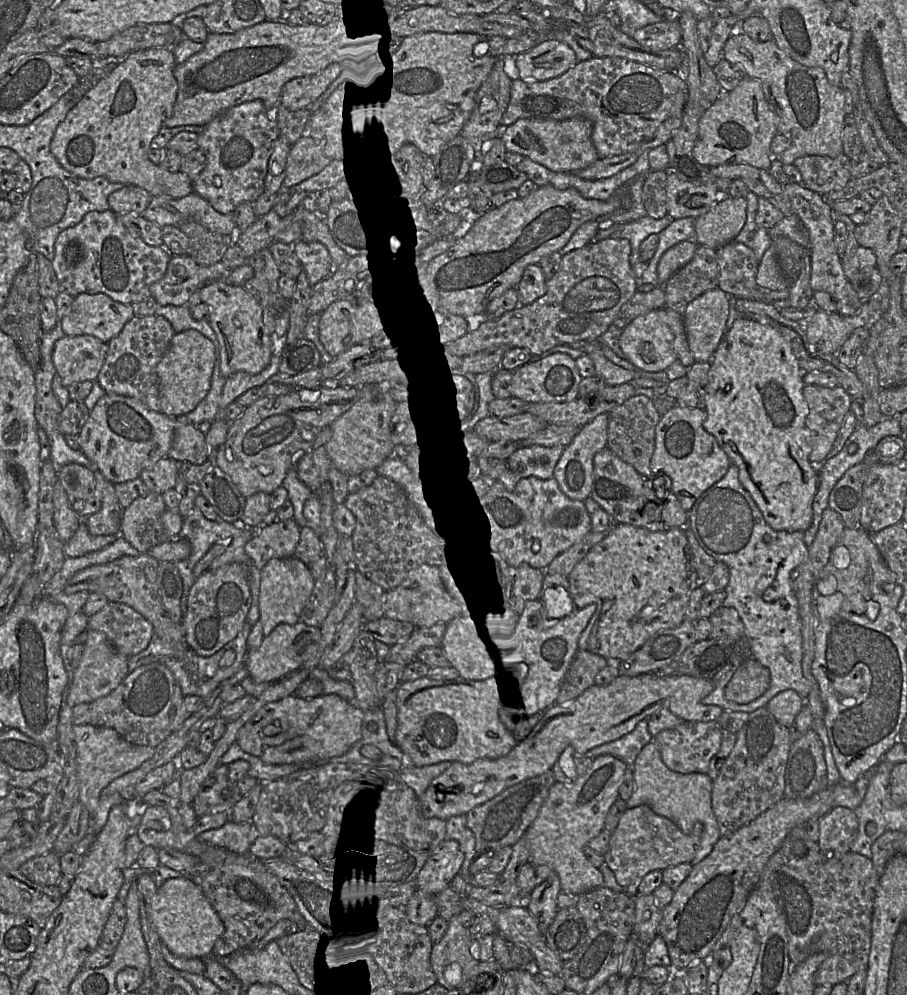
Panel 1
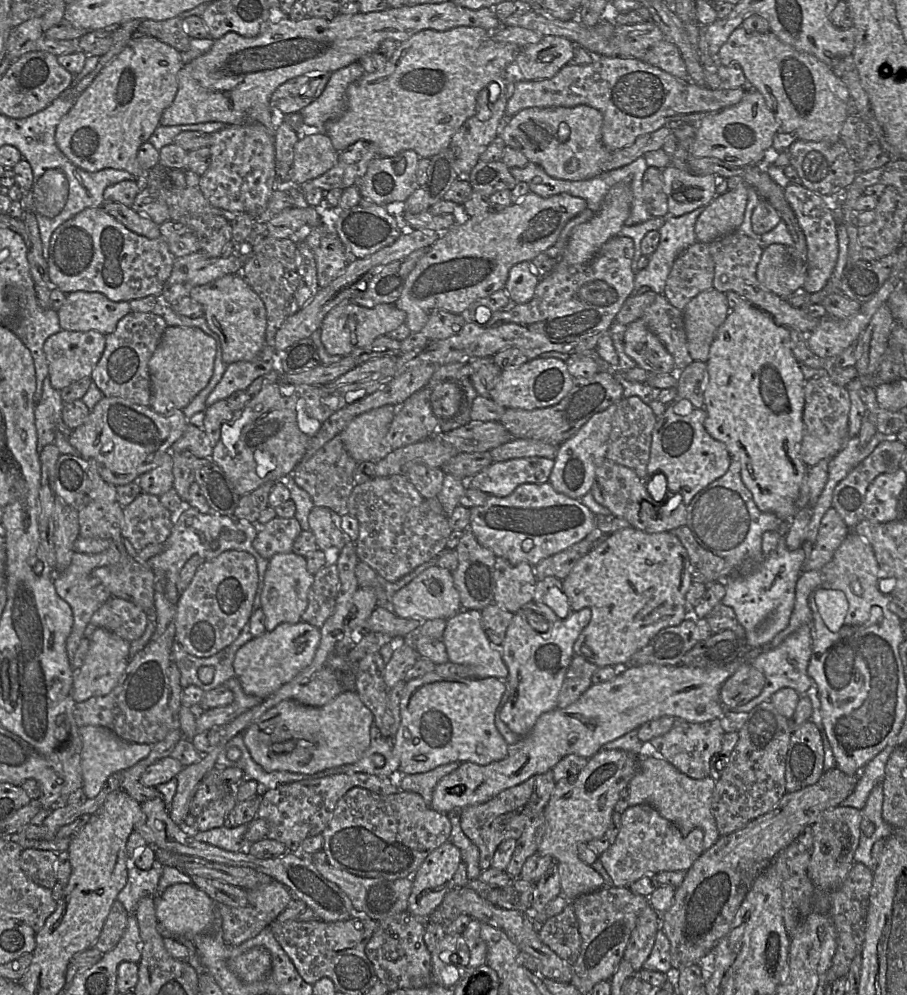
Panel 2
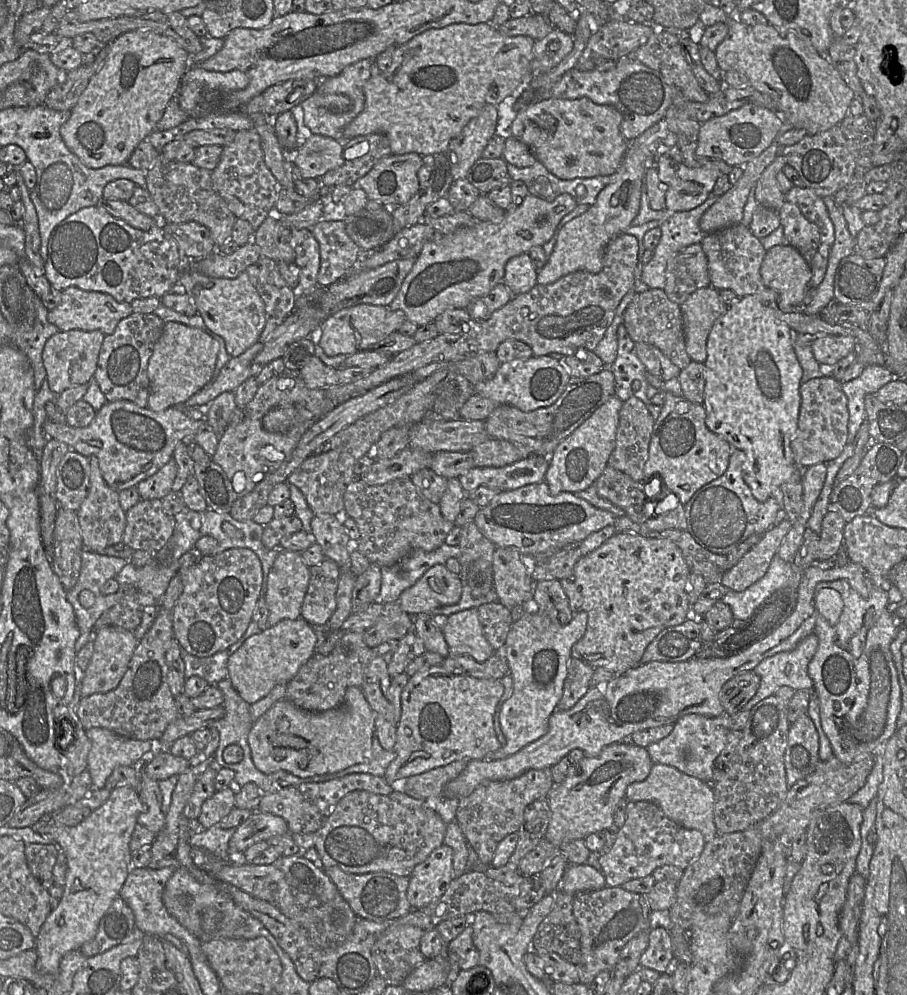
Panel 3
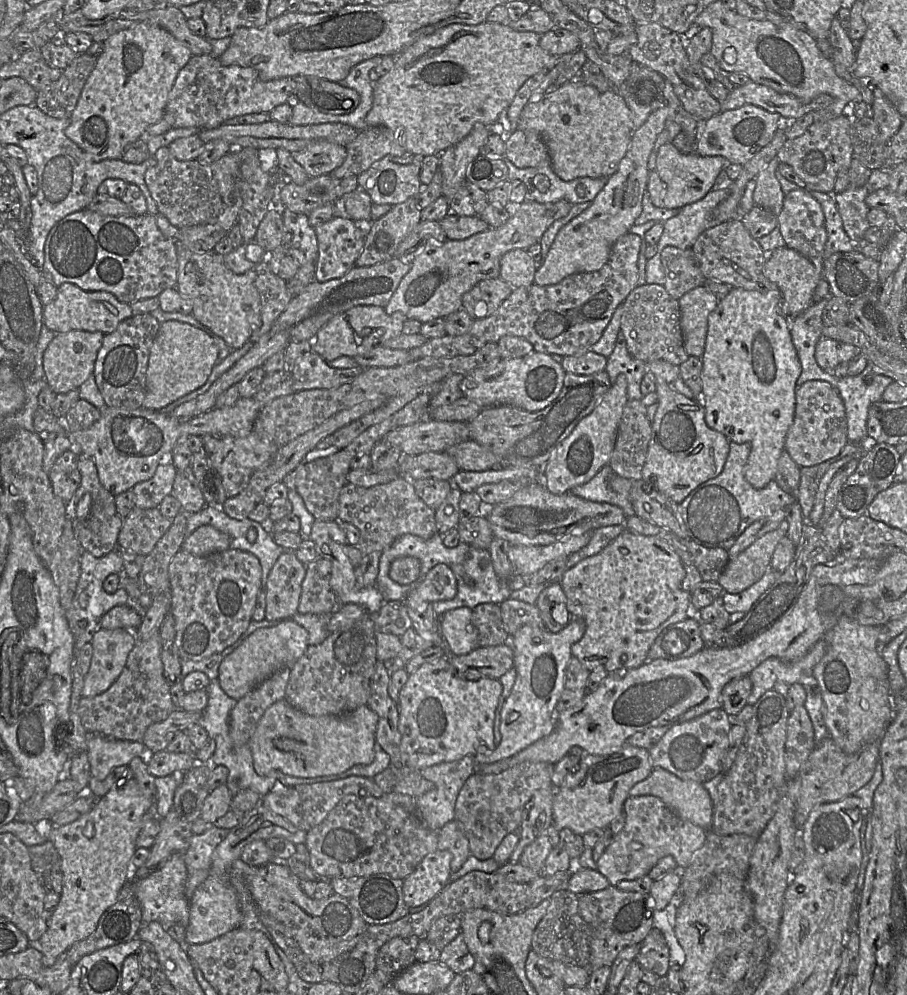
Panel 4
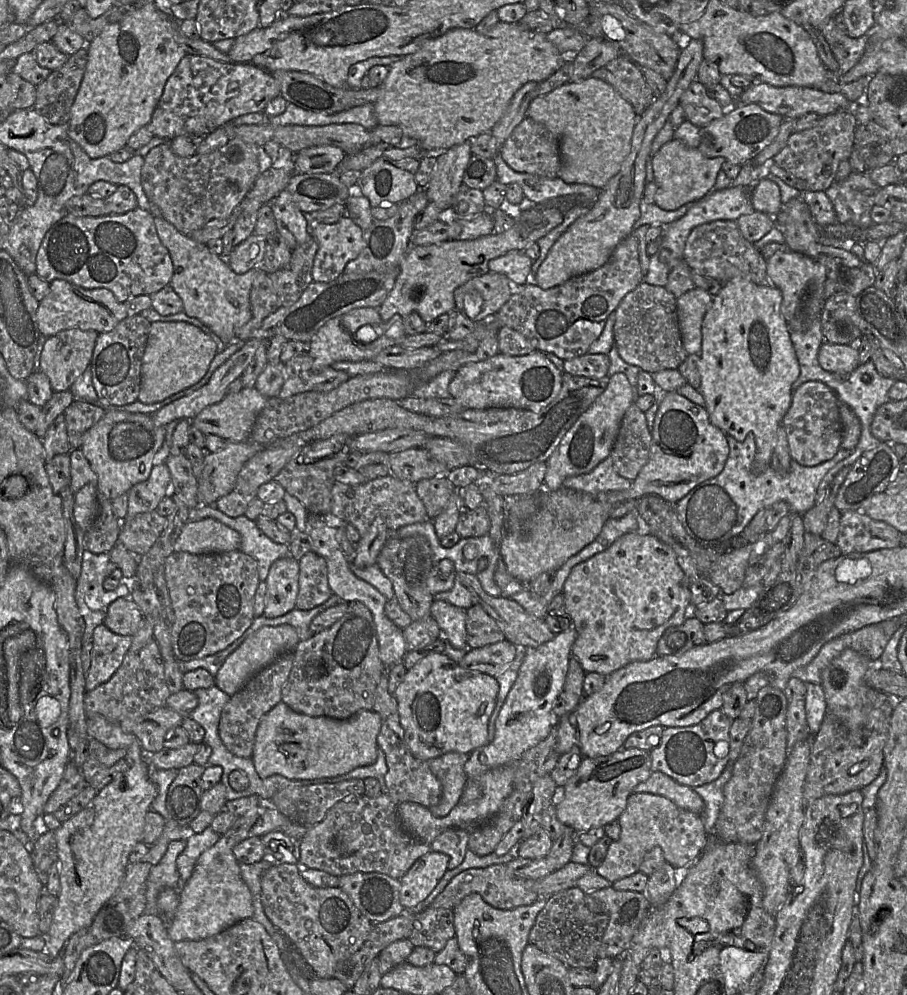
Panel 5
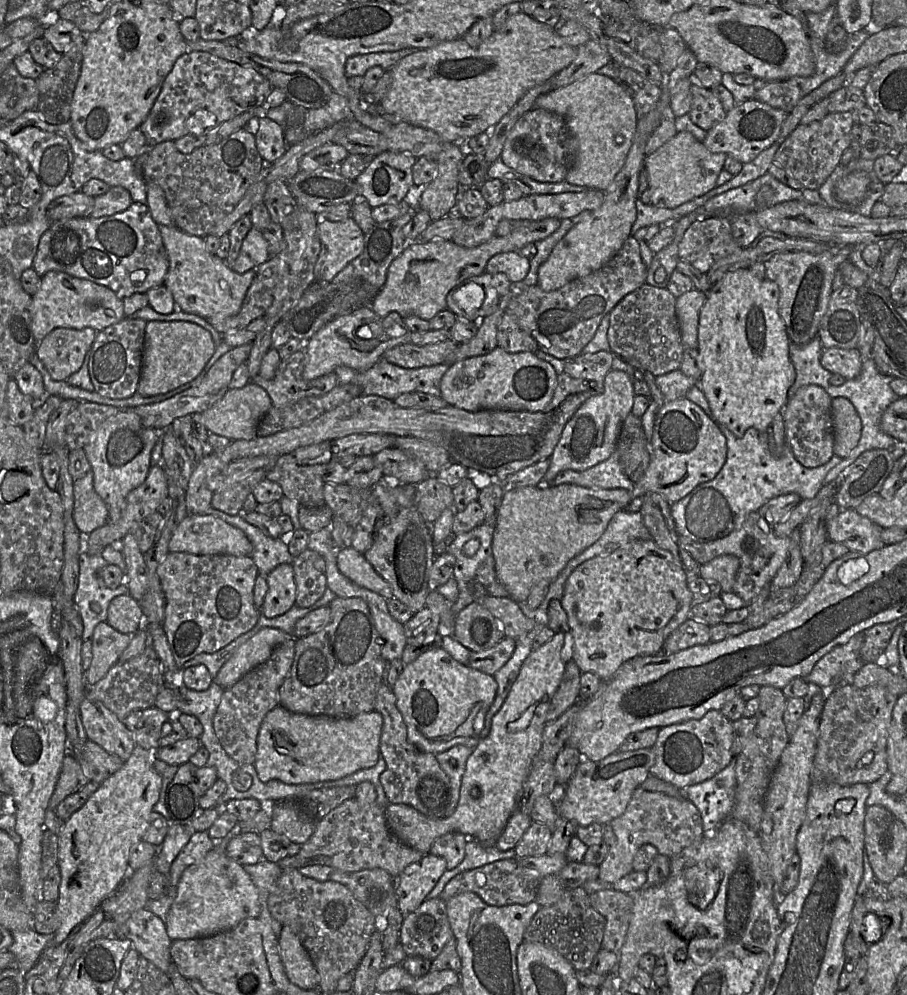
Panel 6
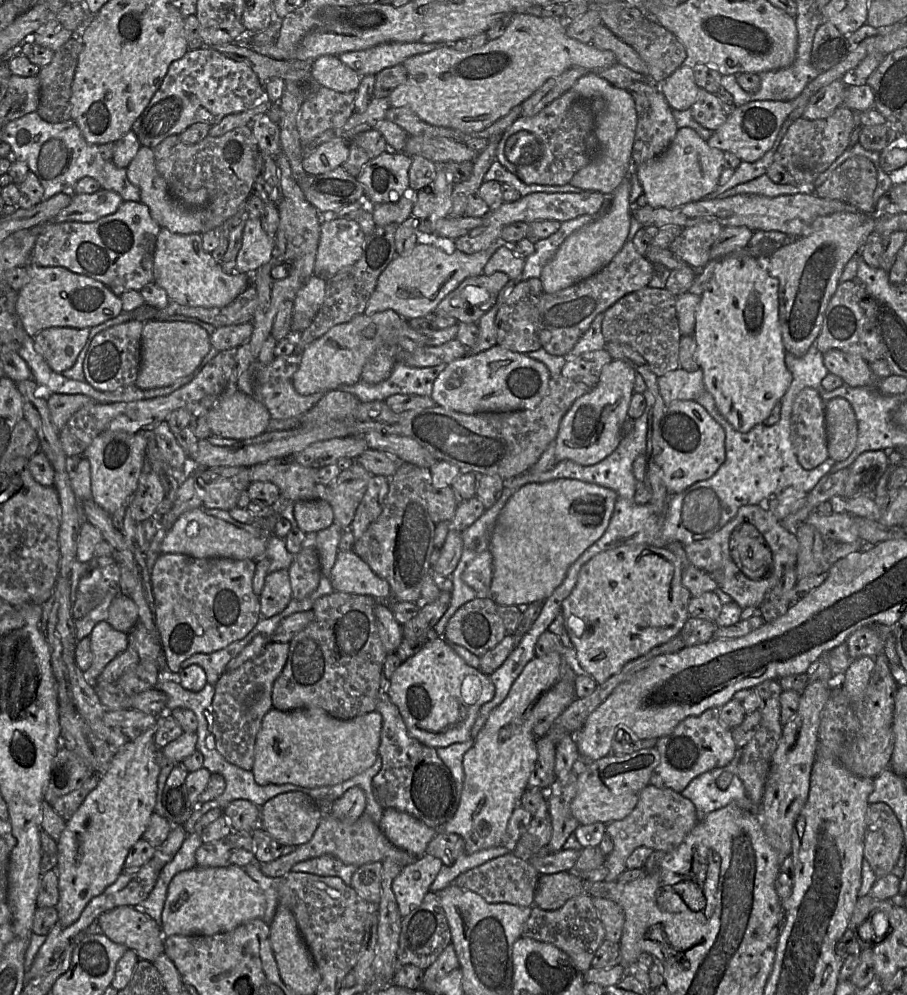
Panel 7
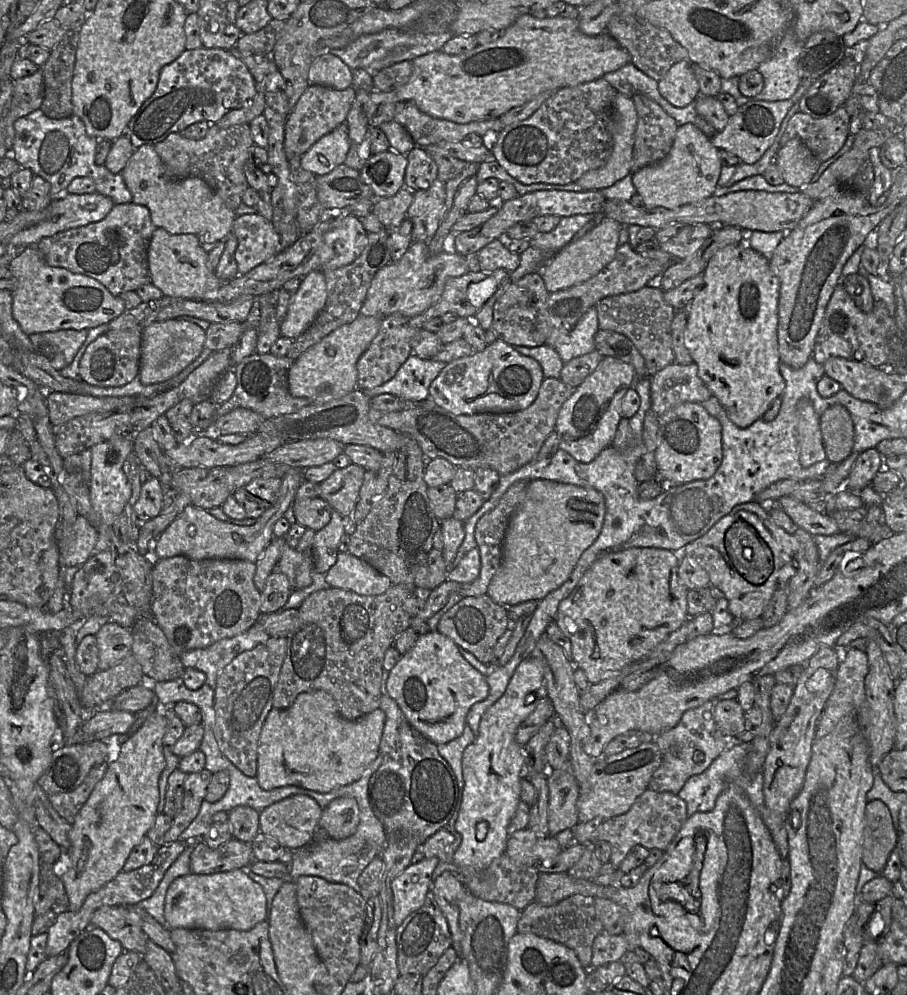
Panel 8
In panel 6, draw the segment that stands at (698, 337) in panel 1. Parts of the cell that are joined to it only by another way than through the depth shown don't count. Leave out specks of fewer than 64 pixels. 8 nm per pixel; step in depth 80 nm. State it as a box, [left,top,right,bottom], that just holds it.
[675,289,706,348]

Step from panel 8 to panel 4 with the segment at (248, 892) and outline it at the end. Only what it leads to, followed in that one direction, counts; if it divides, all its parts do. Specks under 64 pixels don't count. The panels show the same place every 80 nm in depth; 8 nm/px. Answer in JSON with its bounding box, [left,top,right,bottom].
[186,803,307,944]

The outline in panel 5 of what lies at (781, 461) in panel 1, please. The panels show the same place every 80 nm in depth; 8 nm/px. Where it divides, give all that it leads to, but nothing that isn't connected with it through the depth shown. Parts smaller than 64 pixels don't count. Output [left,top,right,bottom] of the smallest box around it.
[698,278,800,475]

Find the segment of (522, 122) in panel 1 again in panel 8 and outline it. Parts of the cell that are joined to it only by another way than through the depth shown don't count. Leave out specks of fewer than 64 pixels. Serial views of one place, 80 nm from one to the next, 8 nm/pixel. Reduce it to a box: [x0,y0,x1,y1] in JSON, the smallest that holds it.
[576,93,637,190]

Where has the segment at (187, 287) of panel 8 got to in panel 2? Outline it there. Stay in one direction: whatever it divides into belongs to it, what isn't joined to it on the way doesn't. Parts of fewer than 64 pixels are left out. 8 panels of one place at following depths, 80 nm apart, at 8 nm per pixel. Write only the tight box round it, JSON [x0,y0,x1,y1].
[189,274,266,365]

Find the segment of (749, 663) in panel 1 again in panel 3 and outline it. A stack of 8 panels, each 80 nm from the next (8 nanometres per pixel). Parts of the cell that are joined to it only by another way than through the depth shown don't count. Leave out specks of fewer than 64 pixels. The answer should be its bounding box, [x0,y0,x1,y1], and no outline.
[719,670,760,716]

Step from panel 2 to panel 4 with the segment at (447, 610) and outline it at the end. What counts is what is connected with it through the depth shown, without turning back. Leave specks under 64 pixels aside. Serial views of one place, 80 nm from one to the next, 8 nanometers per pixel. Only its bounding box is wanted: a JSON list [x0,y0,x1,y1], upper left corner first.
[405,565,457,607]

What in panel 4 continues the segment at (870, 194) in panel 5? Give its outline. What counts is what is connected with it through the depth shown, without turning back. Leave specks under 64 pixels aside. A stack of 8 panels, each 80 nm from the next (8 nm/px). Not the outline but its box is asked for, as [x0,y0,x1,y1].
[832,186,870,243]

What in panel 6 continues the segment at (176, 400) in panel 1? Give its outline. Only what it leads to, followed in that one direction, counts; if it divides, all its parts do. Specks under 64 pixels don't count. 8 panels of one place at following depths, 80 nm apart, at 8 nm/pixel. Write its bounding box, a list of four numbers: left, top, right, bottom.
[137,321,215,397]

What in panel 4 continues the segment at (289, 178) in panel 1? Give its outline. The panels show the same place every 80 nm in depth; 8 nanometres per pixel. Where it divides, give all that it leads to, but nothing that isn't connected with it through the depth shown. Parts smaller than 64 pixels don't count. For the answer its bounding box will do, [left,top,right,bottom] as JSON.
[292,140,346,177]

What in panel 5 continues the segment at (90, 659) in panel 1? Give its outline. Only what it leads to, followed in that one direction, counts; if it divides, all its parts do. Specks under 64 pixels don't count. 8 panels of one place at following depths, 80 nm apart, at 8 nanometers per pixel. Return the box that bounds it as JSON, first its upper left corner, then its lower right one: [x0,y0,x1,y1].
[85,624,132,691]

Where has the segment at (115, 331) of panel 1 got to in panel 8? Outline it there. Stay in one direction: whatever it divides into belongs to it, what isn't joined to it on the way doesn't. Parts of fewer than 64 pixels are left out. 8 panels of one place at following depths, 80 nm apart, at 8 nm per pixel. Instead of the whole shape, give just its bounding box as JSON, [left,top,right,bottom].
[9,245,126,335]

